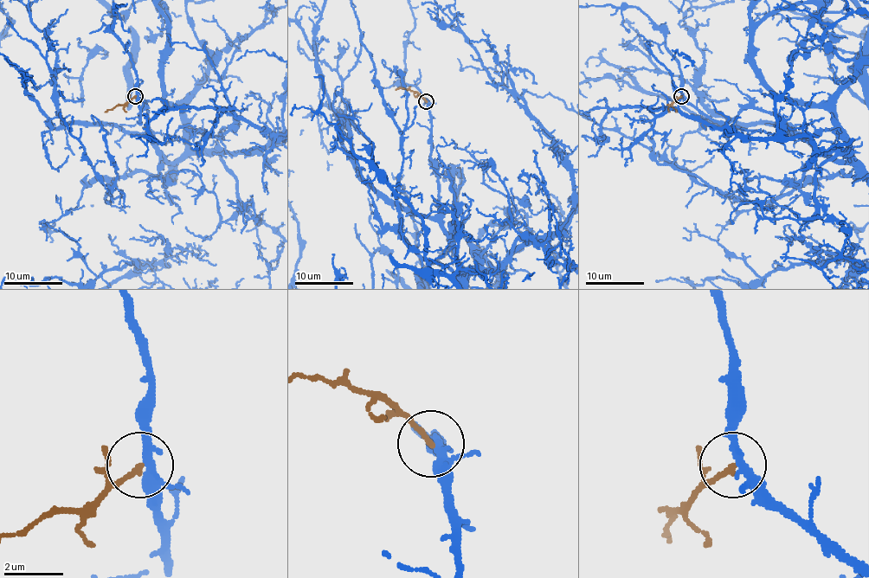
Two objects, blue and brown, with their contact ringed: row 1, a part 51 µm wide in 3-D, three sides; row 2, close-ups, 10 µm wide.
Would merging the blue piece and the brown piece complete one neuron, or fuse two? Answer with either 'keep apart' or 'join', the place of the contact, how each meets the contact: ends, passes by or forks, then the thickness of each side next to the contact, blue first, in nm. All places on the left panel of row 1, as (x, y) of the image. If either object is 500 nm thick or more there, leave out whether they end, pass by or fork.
join; at (135, 96); blue forks there; brown ends there; 240 nm thick on the blue side, 180 nm on the other

